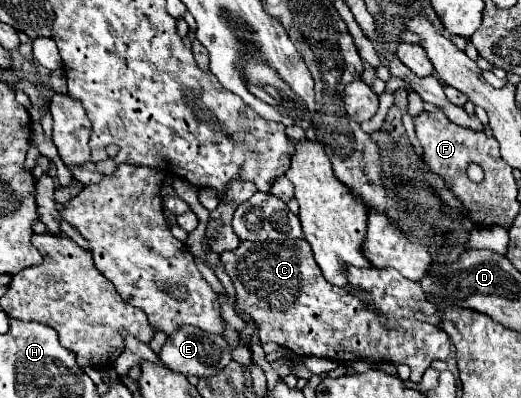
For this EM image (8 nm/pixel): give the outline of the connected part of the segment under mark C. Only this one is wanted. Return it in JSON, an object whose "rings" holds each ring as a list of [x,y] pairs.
{"rings":[[[290,239],[290,241],[242,241],[236,251],[226,251],[220,255],[220,261],[224,265],[224,271],[234,283],[236,299],[242,311],[246,311],[260,327],[260,341],[262,343],[278,343],[280,347],[290,349],[298,357],[326,357],[336,363],[350,363],[356,359],[366,361],[388,361],[388,363],[406,363],[412,367],[412,381],[420,381],[422,373],[430,367],[434,359],[448,359],[450,355],[450,339],[446,333],[430,325],[426,321],[418,321],[418,311],[434,311],[434,305],[424,297],[420,291],[422,287],[418,283],[412,283],[404,279],[398,271],[388,269],[354,269],[354,275],[350,275],[350,283],[356,289],[368,289],[372,295],[370,307],[366,303],[348,293],[346,289],[340,289],[332,283],[328,283],[320,271],[320,267],[314,261],[312,247],[306,239]]]}

